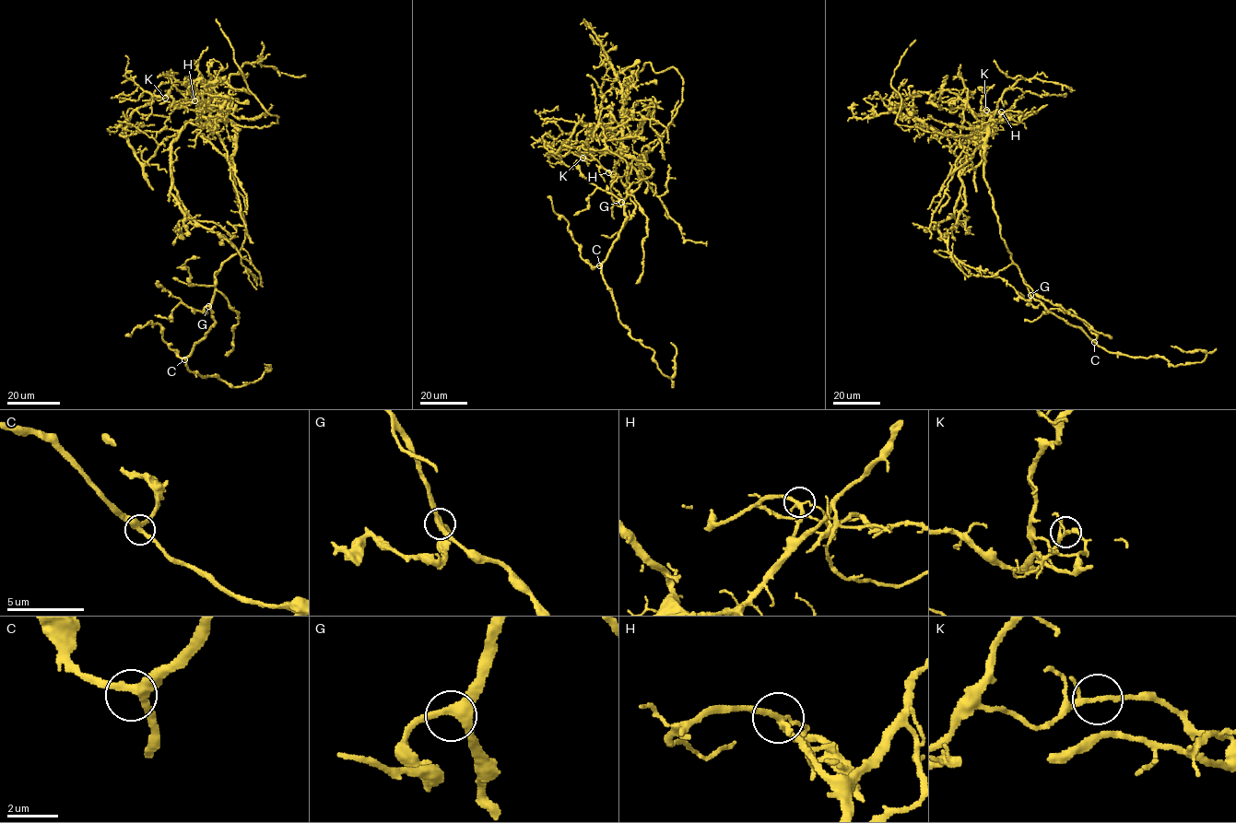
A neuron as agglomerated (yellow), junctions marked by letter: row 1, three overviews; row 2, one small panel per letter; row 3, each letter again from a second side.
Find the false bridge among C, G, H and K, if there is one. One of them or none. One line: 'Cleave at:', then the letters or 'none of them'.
Cleave at: K

